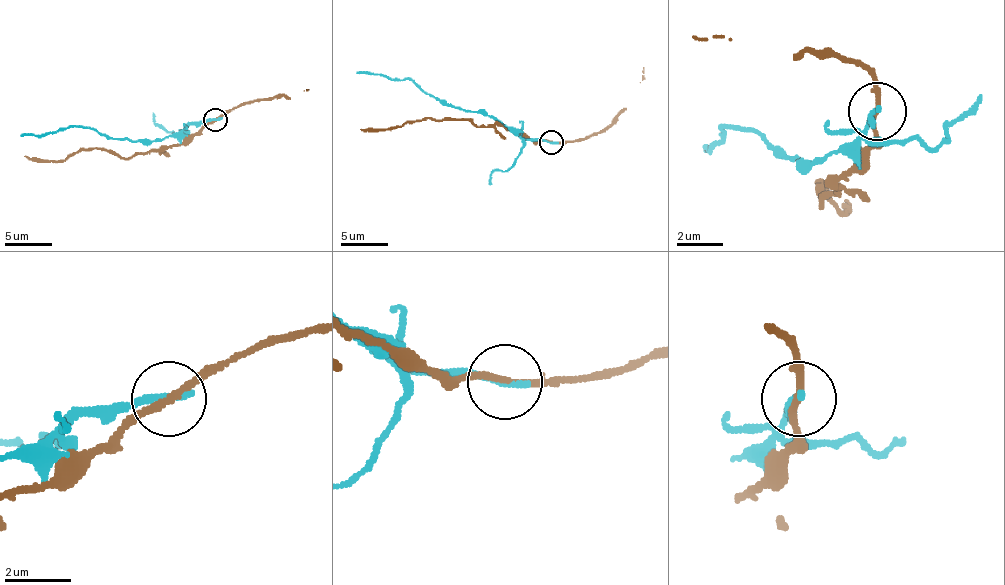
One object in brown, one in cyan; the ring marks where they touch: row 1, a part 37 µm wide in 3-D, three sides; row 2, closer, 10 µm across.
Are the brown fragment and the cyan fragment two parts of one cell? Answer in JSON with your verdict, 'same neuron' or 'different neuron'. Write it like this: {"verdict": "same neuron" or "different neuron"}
{"verdict": "different neuron"}

